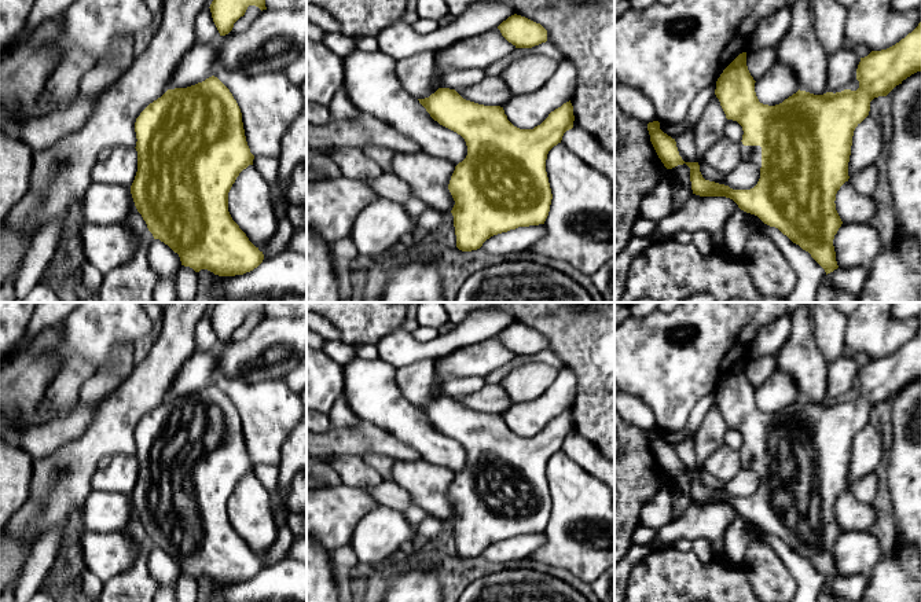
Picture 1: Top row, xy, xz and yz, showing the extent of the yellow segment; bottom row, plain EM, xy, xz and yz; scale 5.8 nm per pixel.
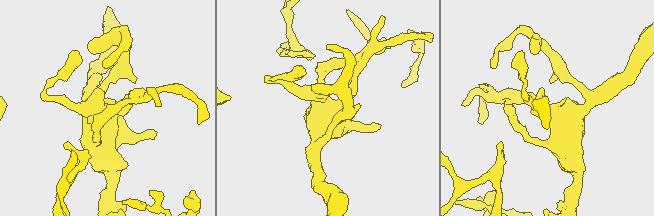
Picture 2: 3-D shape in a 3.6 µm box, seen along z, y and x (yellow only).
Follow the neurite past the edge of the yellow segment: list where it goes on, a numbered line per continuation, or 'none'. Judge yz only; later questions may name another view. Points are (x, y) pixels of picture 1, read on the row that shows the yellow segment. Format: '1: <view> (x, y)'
1: yz (752, 154)

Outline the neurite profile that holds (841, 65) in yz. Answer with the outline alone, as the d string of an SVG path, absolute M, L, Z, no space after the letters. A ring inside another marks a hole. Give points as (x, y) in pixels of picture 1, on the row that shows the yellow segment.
M850 48L828 55L828 92L841 92L848 89L856 80L856 69L861 58Z

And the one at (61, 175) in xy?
M165 0L161 21L147 49L122 69L121 76L103 91L85 124L54 146L33 151L30 186L22 201L0 223L0 230L19 234L30 249L34 235L49 223L67 216L70 208L87 192L91 170L104 148L135 148L135 122L140 113L161 98L170 85L175 70L195 38L195 18L206 0Z

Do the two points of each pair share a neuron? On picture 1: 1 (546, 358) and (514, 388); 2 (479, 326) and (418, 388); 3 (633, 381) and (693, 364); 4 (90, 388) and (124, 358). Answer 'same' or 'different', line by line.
1: different
2: different
3: same
4: same

